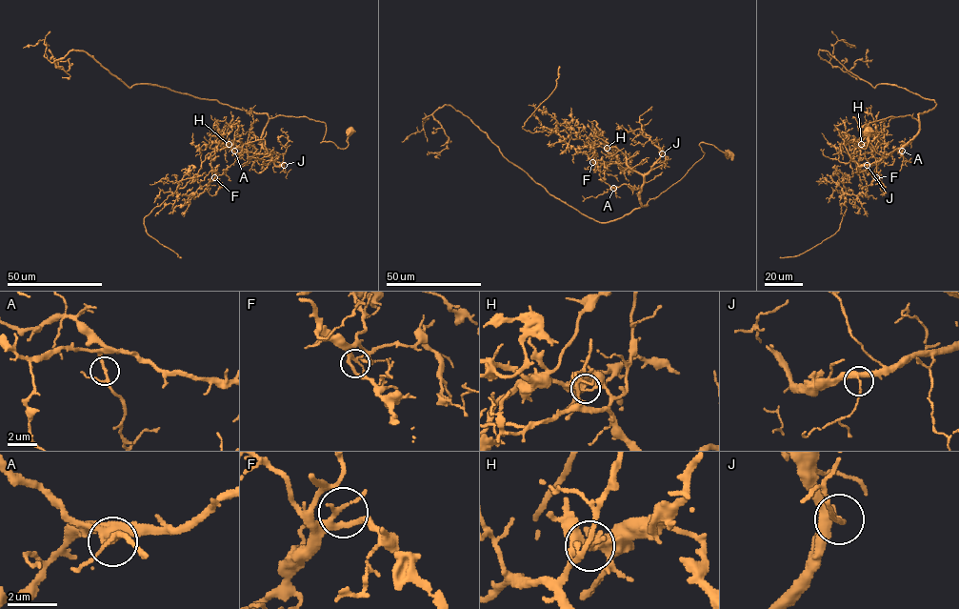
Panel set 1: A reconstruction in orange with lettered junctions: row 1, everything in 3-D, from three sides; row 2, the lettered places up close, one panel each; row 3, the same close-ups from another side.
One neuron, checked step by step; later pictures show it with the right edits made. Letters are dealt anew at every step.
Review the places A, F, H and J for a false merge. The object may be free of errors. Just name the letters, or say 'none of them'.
H

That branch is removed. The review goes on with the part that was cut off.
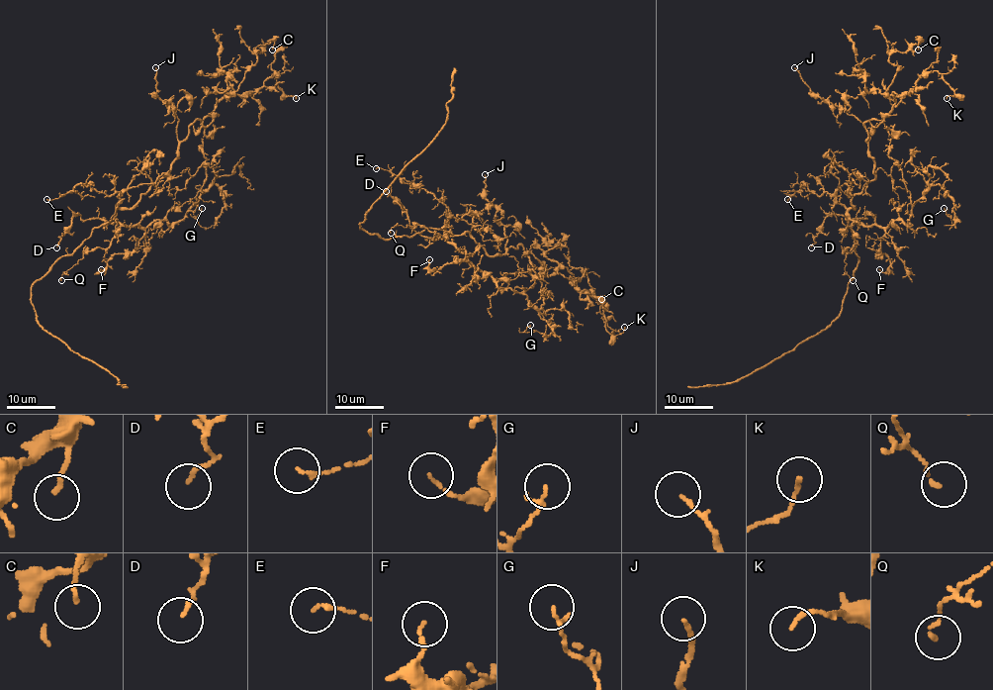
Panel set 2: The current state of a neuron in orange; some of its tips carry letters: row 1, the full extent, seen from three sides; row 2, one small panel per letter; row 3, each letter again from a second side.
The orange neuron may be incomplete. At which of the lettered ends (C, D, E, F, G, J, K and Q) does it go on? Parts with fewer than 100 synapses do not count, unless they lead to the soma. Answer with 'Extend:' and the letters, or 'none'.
Extend: none

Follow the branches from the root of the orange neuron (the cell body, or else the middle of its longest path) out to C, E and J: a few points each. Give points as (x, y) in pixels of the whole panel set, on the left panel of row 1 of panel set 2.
C: (107, 222), (119, 208), (131, 208), (169, 170), (188, 126), (238, 88), (256, 52), (272, 41), (272, 49)
E: (107, 222), (114, 215), (119, 201), (118, 192), (107, 196), (78, 183), (65, 194), (46, 199)
J: (107, 222), (119, 208), (131, 208), (169, 170), (177, 155), (179, 119), (175, 110), (156, 94), (155, 67)

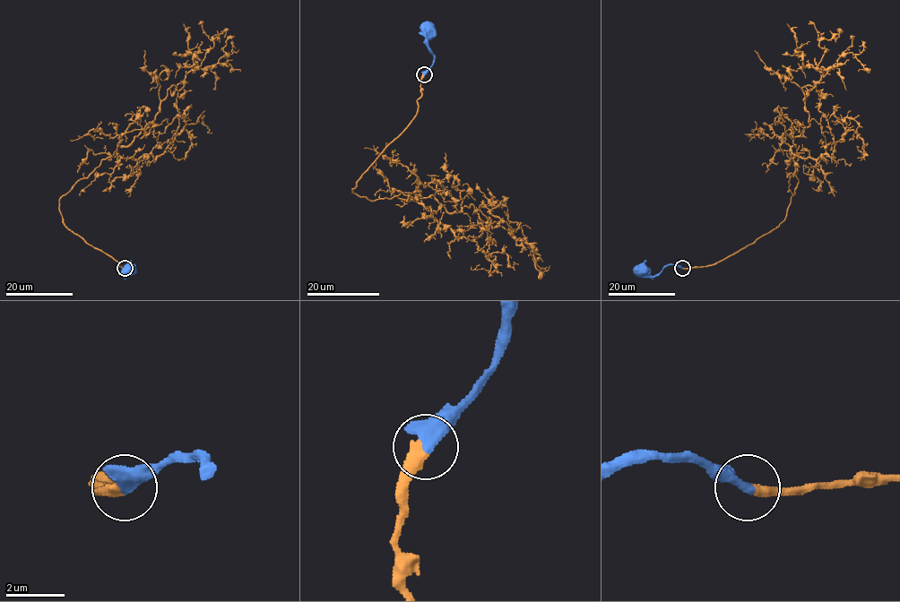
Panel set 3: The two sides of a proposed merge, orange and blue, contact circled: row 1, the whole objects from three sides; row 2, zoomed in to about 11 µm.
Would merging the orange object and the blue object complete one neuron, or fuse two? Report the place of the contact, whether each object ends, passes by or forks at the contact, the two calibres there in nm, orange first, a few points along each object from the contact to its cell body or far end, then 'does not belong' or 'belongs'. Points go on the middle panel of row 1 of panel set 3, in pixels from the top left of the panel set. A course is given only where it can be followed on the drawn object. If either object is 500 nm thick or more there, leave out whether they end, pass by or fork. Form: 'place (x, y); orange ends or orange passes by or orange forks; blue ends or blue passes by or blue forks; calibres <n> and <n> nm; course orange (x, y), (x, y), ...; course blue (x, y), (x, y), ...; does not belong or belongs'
place (424, 74); calibres 440 and 500 nm; course orange (423, 74), (413, 119), (352, 192), (432, 195), (449, 212), (471, 205), (531, 246), (541, 272), (549, 266); course blue (424, 74), (433, 60), (428, 43), (428, 30); belongs

